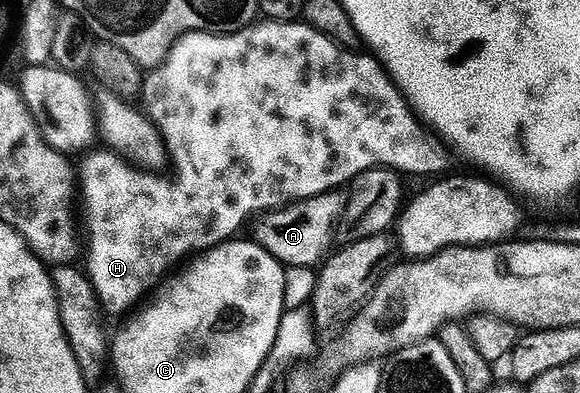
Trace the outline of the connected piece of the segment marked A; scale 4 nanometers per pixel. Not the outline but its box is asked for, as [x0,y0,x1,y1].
[254,191,348,267]

